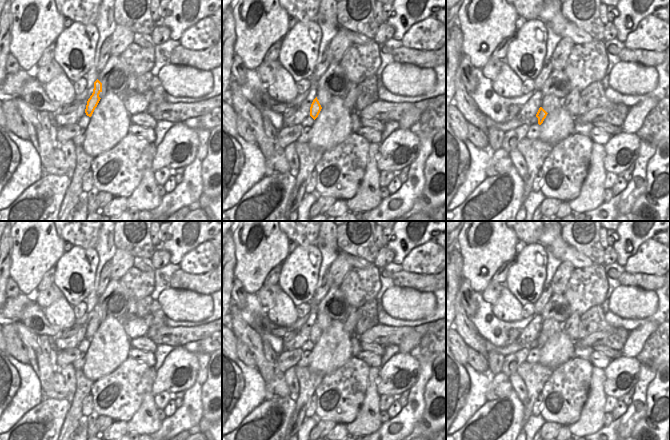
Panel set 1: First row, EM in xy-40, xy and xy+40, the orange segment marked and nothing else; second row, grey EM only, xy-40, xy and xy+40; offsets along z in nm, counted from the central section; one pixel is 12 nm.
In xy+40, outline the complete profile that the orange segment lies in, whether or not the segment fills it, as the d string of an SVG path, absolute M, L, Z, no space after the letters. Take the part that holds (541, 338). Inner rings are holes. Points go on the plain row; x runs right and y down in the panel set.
M555 319L542 320L541 331L536 338L538 348L541 349L543 347L548 337L554 335L556 332L561 332L562 330L563 325Z

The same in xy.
M317 312L317 320L310 331L310 340L315 344L321 333L331 326L332 319L322 312Z

